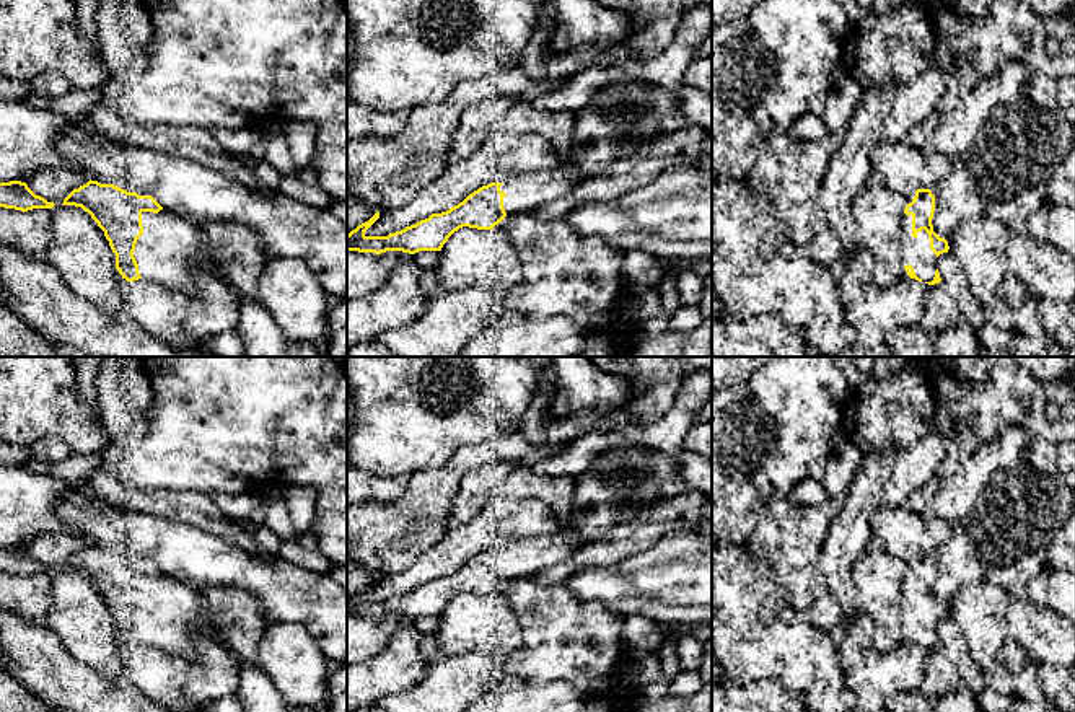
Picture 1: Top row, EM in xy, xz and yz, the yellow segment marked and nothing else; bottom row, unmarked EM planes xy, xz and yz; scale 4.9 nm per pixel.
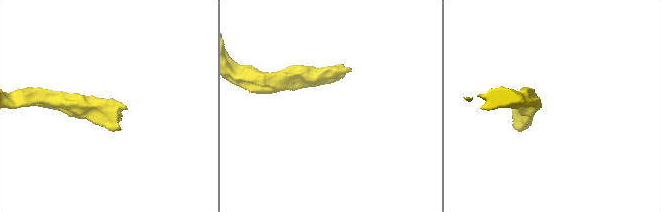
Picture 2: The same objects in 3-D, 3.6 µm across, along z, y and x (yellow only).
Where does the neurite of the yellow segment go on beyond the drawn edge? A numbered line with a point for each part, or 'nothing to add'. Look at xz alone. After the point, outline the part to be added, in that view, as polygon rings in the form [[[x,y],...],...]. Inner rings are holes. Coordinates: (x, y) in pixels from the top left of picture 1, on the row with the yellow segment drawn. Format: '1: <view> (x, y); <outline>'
1: xz (525, 193); [[[564,165],[555,171],[524,173],[502,181],[500,191],[507,215],[531,212],[559,197],[568,196],[575,186],[583,182],[578,169]]]

